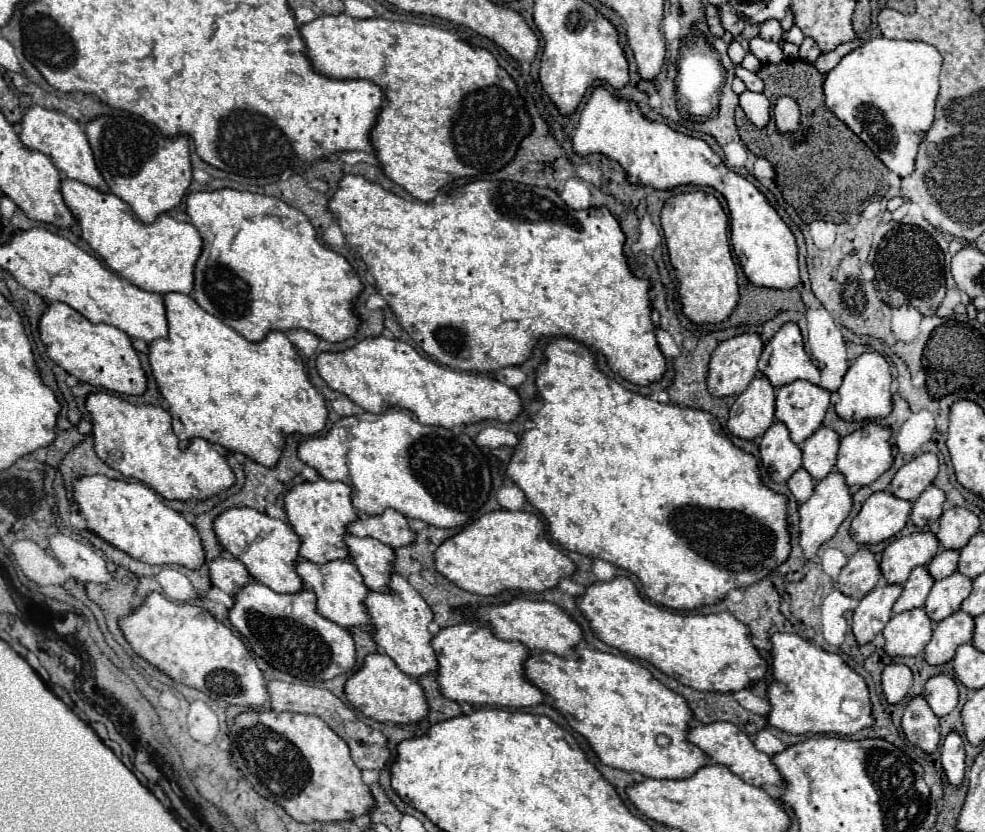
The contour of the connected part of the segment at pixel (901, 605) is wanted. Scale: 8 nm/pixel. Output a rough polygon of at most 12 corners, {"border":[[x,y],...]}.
{"border":[[925,566],[915,568],[893,612],[921,608],[933,586]]}

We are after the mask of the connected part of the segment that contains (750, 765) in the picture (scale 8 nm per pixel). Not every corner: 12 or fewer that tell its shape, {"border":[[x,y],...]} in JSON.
{"border":[[731,722],[699,724],[687,740],[753,786],[783,786],[771,758]]}

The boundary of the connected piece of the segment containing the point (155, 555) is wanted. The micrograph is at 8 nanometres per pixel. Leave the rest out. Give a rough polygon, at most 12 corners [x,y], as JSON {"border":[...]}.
{"border":[[79,476],[87,528],[145,564],[205,562],[193,526],[141,482]]}

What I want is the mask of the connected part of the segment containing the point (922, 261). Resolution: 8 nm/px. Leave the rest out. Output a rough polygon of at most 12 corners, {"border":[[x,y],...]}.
{"border":[[899,224],[883,236],[875,286],[891,308],[933,316],[945,296],[943,252]]}

